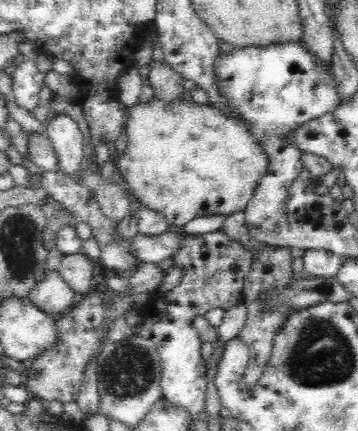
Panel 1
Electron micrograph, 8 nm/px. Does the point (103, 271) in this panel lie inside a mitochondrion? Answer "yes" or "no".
no

